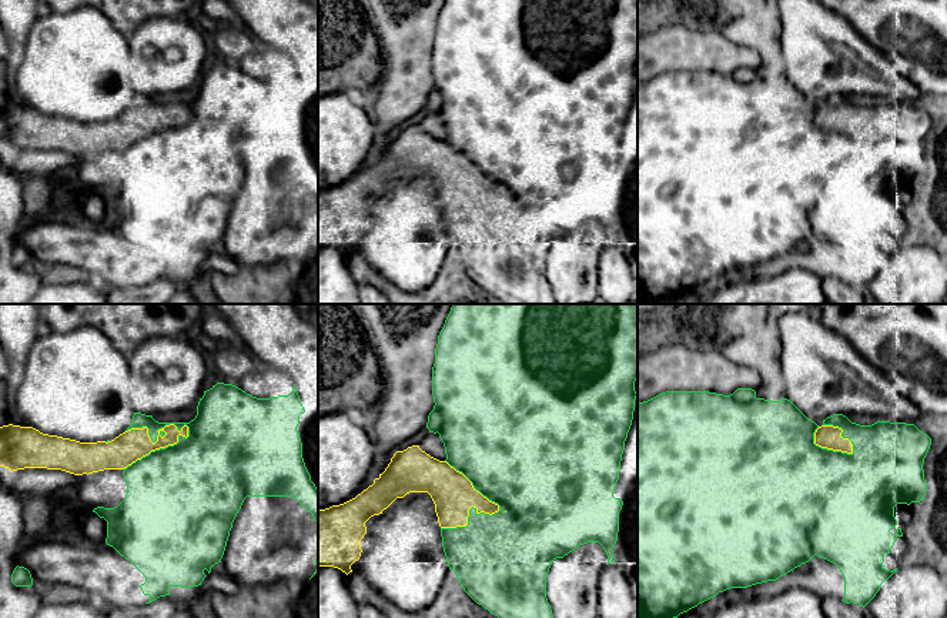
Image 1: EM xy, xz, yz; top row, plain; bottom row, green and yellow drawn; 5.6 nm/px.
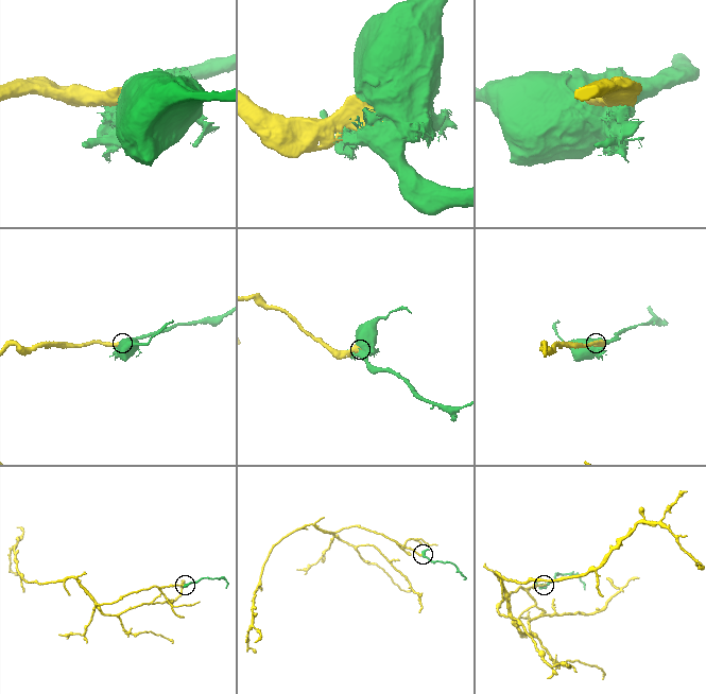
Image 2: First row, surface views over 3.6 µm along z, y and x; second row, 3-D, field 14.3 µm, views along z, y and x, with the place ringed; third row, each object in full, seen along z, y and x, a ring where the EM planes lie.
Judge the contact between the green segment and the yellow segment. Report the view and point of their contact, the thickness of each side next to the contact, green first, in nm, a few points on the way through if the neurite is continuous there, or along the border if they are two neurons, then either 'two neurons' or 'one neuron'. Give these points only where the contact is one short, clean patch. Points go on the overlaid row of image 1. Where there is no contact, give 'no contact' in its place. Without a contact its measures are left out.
meets green in xy at (160, 448); 500 nm thick on the green side, 180 nm on the other; one neuron

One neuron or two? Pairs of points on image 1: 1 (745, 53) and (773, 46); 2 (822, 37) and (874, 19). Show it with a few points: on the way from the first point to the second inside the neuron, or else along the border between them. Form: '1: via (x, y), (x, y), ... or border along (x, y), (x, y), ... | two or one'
1: border along (763, 50), (762, 60), (756, 69) | two
2: border along (839, 14), (877, 49) | two

